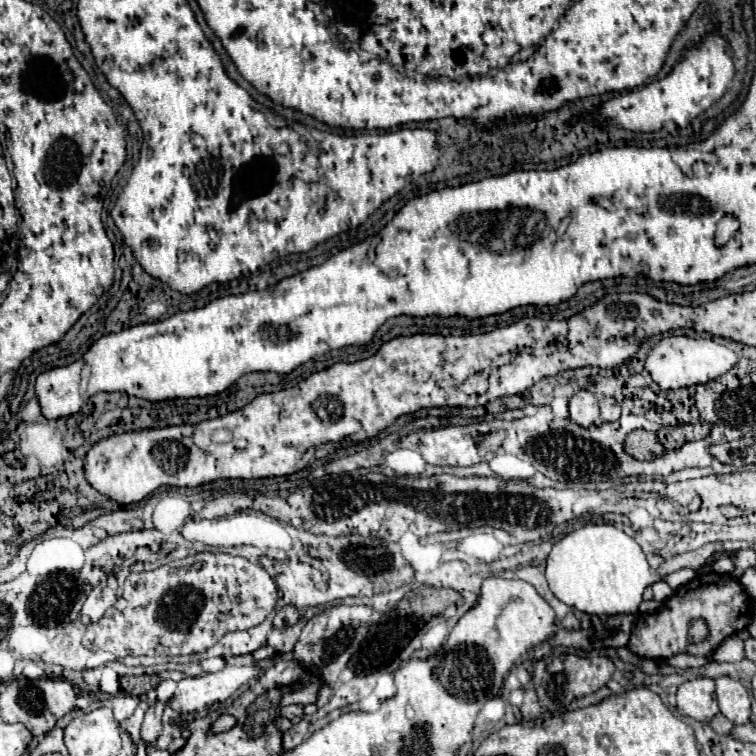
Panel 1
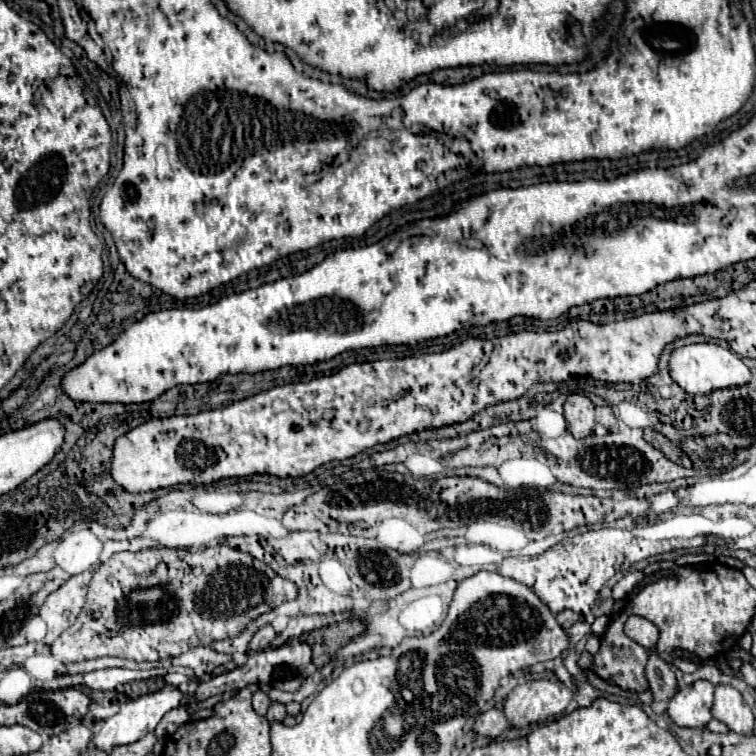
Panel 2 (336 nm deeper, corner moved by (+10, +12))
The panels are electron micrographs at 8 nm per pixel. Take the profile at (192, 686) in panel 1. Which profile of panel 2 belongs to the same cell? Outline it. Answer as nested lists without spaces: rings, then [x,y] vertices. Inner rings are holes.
[[[166,686],[164,690],[158,690],[158,692],[154,692],[154,694],[146,694],[146,696],[140,696],[140,698],[136,698],[136,700],[128,700],[128,702],[122,704],[120,710],[118,710],[114,716],[110,716],[110,718],[104,722],[104,726],[94,734],[92,746],[96,746],[98,750],[104,750],[106,754],[110,754],[110,750],[116,748],[116,746],[132,744],[132,742],[144,738],[150,730],[156,728],[156,724],[162,720],[162,716],[164,716],[168,710],[172,710],[174,706],[180,704],[180,700],[182,700],[182,692],[180,692],[178,688],[174,688],[174,686]]]

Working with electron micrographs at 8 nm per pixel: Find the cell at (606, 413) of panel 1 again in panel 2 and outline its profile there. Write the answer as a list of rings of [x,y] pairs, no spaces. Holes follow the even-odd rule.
[[[600,406],[600,408],[596,408],[596,422],[600,422],[602,426],[610,426],[610,424],[614,424],[614,412],[612,412],[612,408],[610,406]]]

